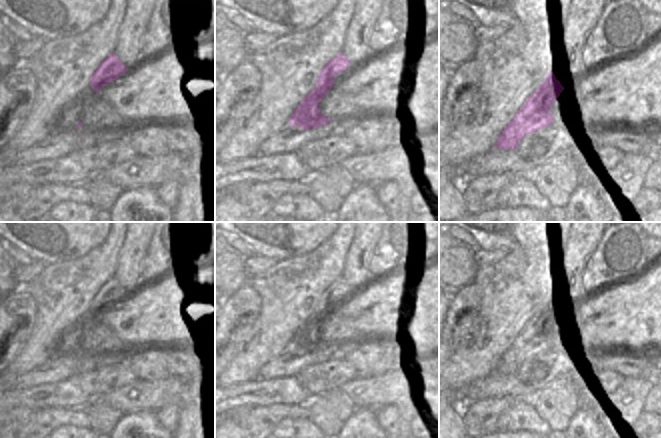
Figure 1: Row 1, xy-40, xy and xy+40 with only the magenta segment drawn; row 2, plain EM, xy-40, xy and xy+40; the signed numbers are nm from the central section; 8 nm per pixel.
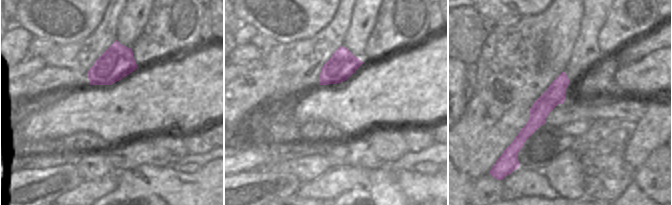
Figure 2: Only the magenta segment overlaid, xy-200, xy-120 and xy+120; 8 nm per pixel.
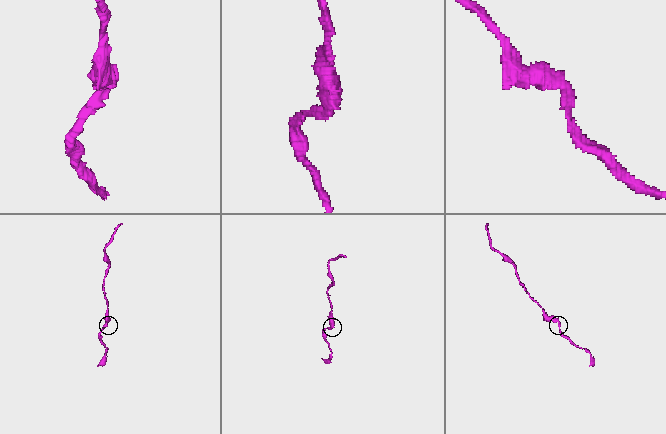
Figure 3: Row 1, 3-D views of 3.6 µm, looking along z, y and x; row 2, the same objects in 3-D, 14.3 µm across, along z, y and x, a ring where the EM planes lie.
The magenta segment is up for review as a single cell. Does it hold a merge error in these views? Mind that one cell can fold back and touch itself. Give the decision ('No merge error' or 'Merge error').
No merge error.

